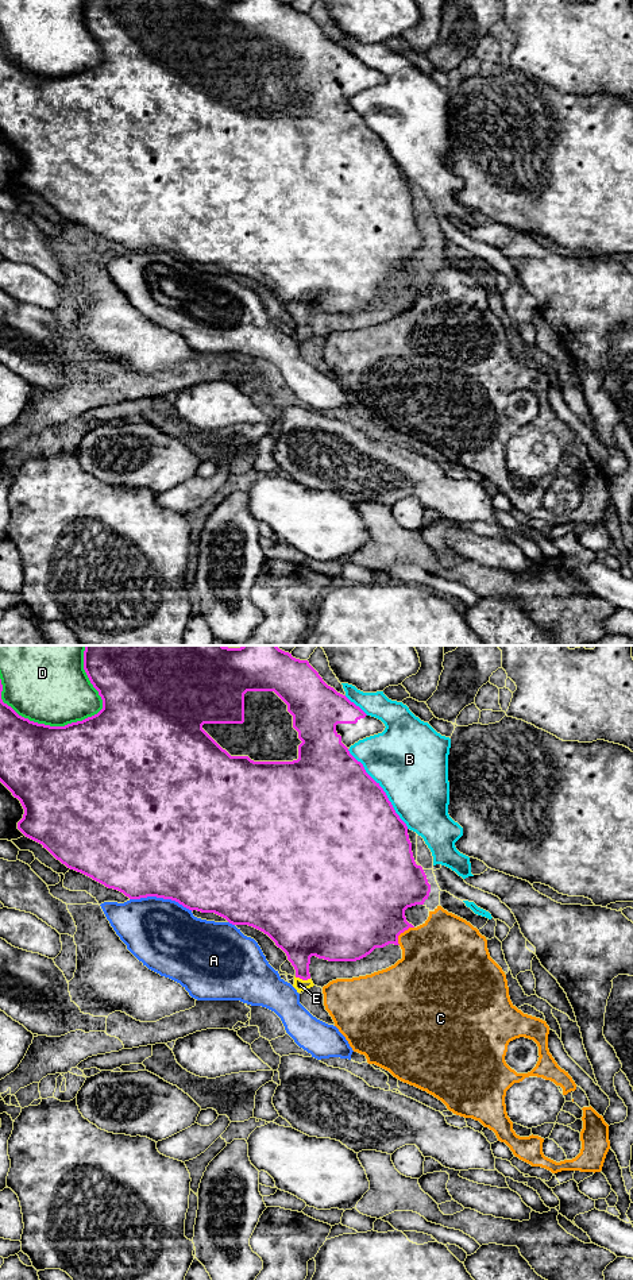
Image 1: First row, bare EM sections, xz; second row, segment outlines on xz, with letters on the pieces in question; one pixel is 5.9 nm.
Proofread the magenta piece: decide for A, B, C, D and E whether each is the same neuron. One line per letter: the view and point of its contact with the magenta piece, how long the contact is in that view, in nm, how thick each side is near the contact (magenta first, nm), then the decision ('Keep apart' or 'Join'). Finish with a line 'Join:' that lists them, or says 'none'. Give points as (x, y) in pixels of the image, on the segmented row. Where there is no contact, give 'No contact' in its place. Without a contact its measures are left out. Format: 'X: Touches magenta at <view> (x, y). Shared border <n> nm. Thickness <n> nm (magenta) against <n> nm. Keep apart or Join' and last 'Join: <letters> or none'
A: Touches magenta at xz (161, 897). Shared border 380 nm. Thickness 500 nm (magenta) against 420 nm. Keep apart
B: Touches magenta at xz (382, 789). Shared border 600 nm. Thickness 500 nm (magenta) against 460 nm. Keep apart
C: Touches magenta at xz (401, 932). Shared border 140 nm. Thickness 460 nm (magenta) against 400 nm. Keep apart
D: Touches magenta at xz (42, 724). Shared border 650 nm. Thickness 480 nm (magenta) against 480 nm. Keep apart
E: Touches magenta at xz (303, 979). Shared border 100 nm. Thickness 260 nm (magenta) against 70 nm. Join
Join: E

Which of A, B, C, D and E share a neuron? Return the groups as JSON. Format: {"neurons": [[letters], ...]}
{"neurons": [["A"], ["B"], ["C"], ["D"], ["E"]]}

